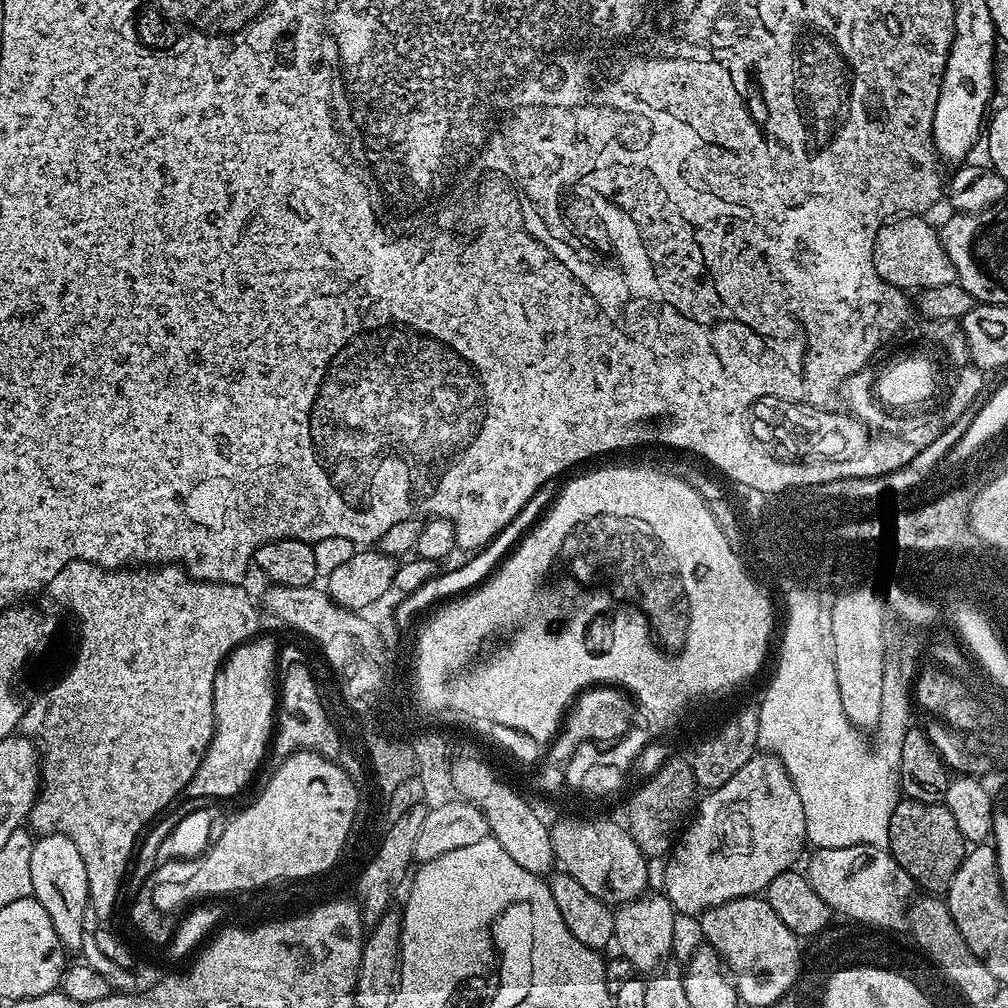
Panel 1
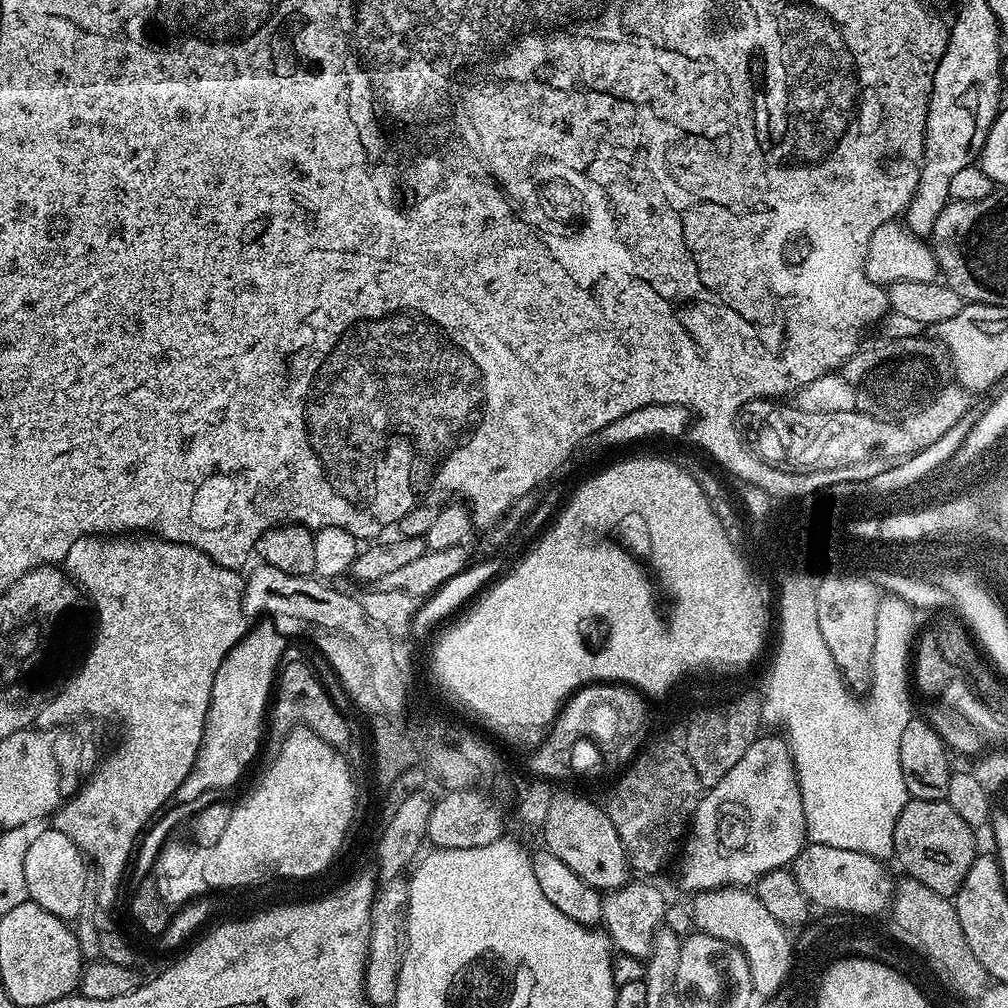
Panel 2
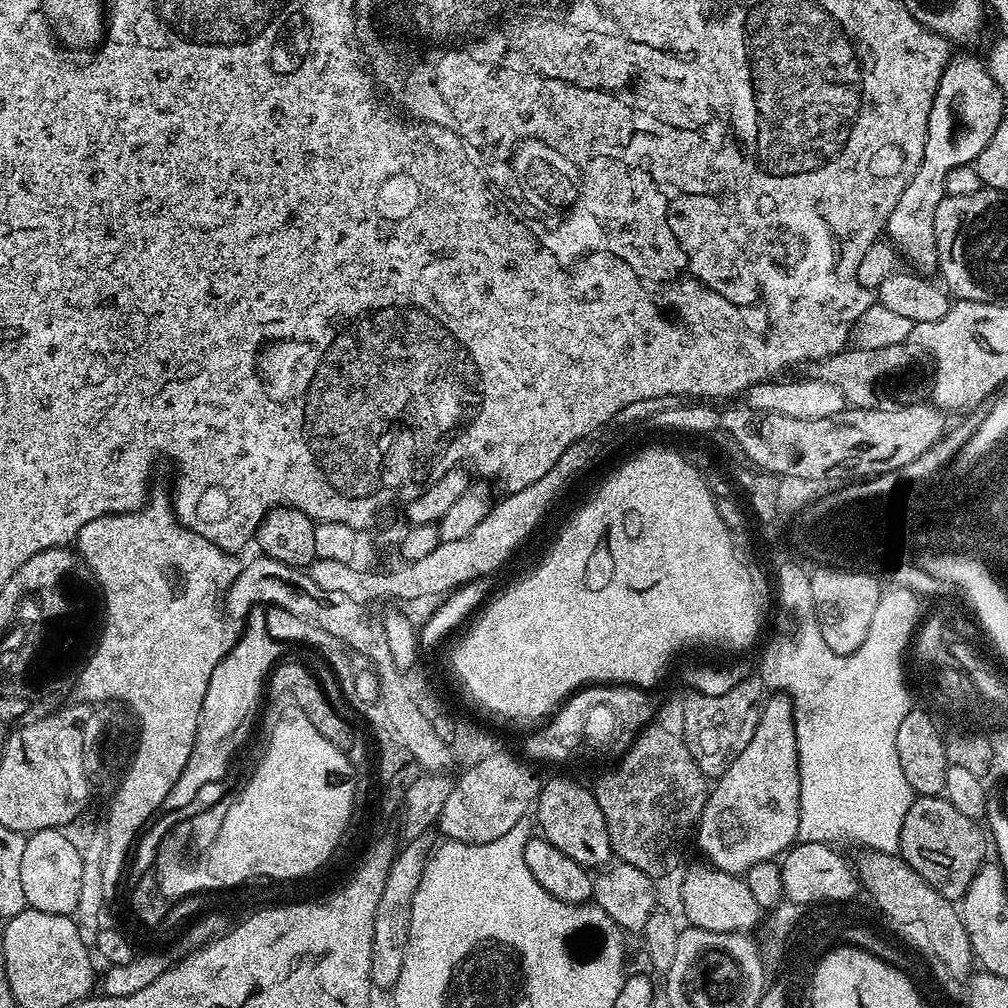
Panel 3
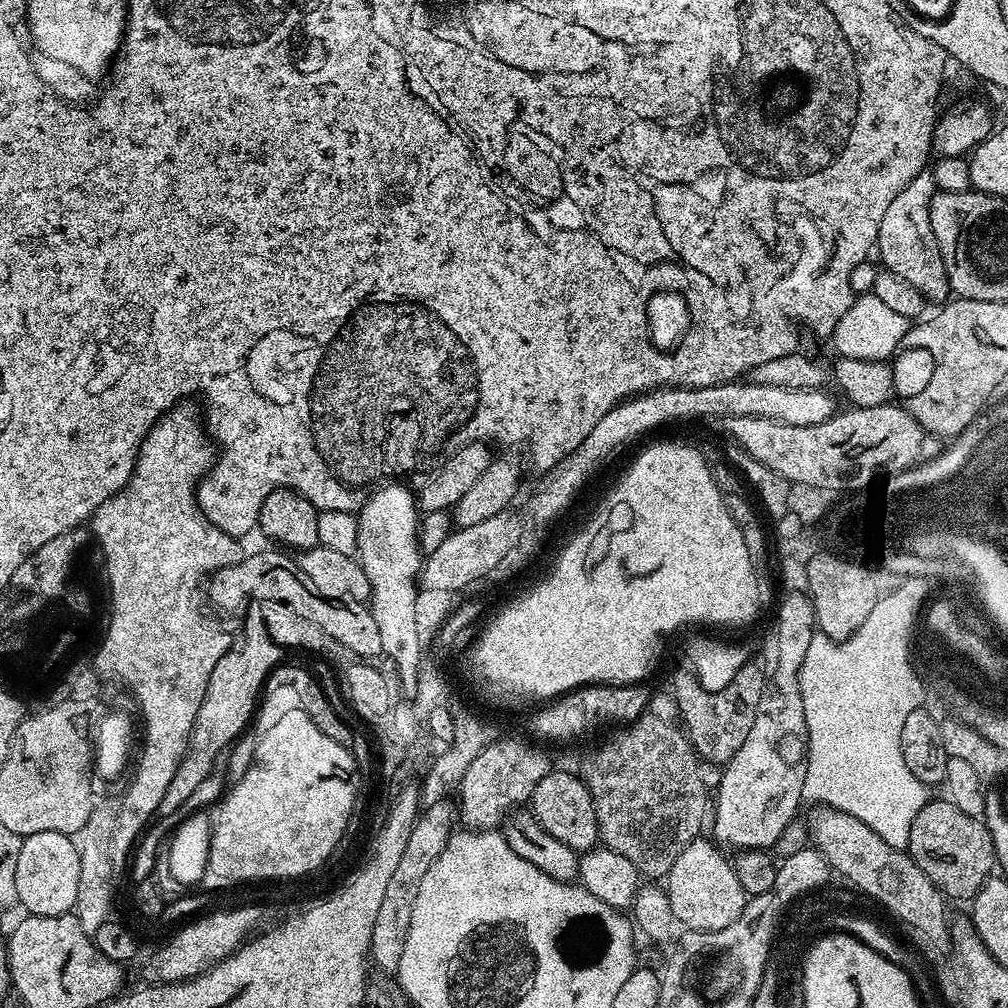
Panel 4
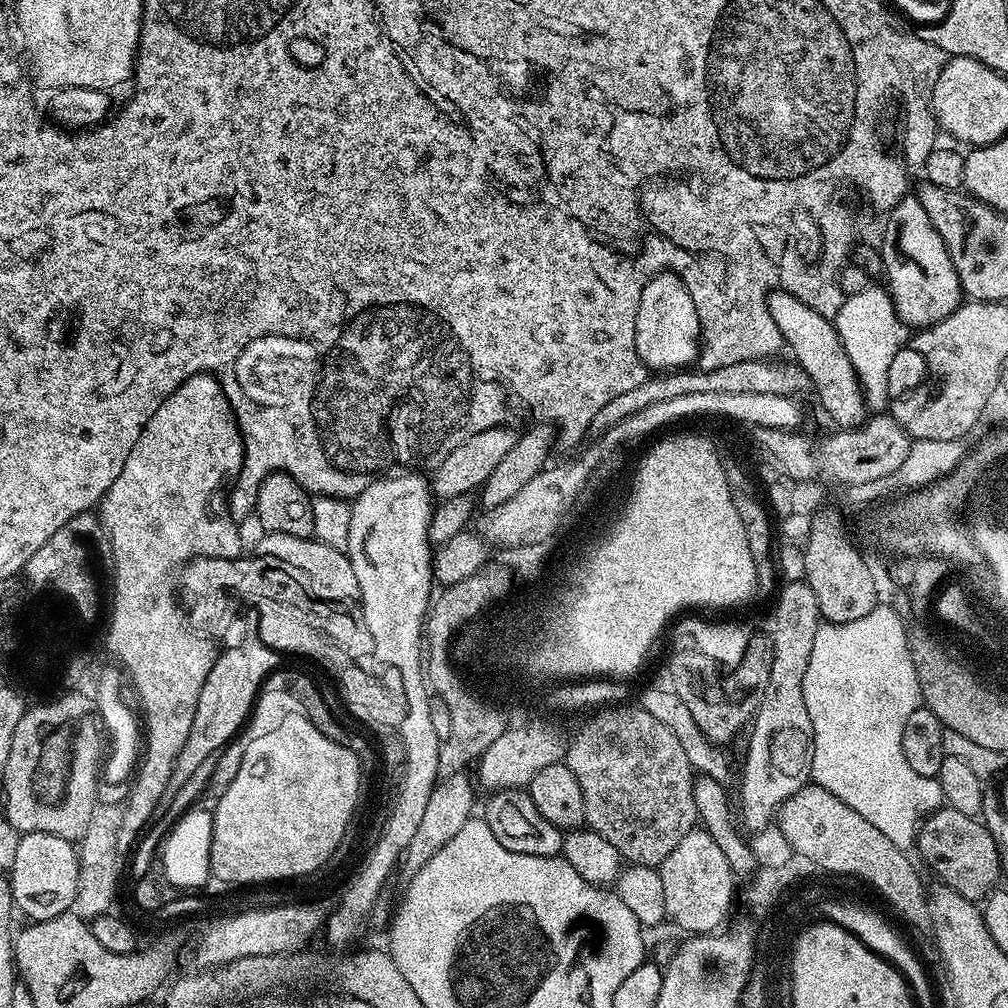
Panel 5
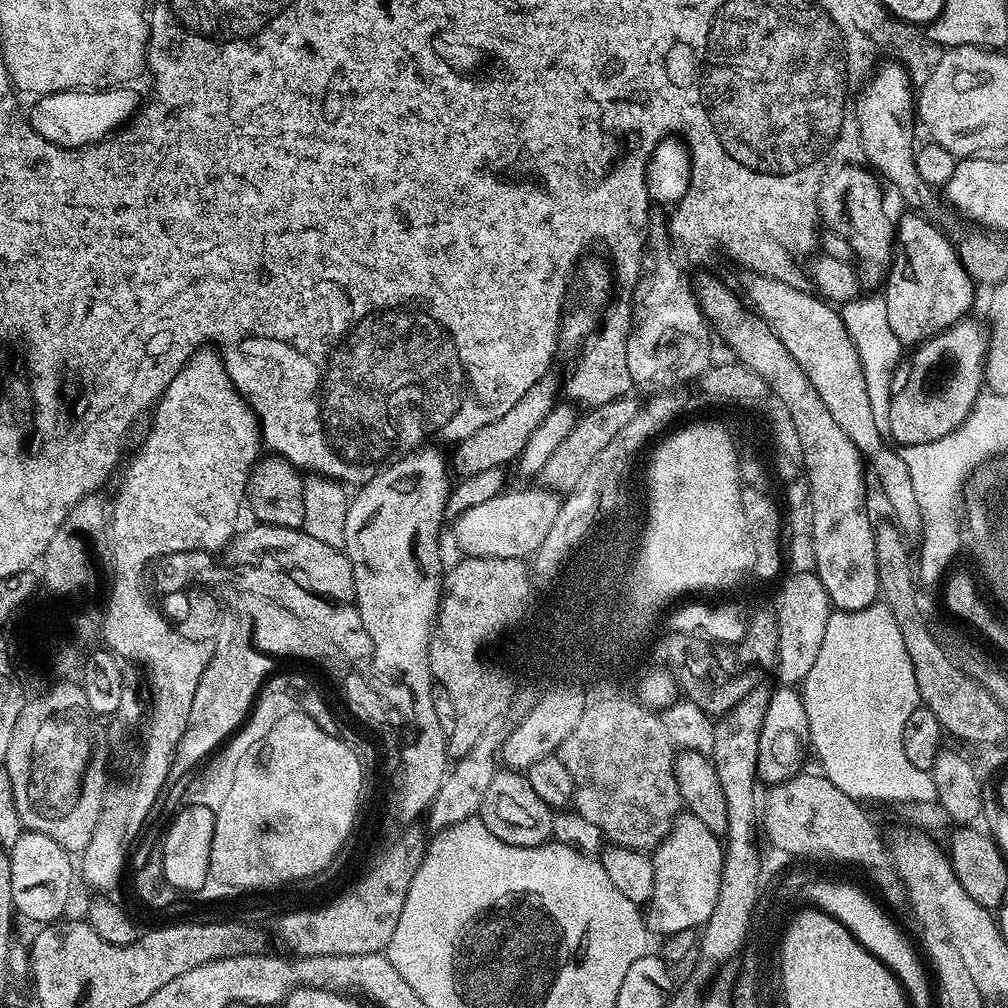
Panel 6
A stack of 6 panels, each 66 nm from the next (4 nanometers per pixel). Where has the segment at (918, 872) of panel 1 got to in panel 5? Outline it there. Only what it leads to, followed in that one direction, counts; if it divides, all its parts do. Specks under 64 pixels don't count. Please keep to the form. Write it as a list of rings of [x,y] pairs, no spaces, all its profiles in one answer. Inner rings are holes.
[[[947,806],[937,808],[921,823],[914,848],[920,851],[921,858],[943,887],[973,902],[983,901],[997,887],[996,879],[1002,875],[1000,851],[988,825],[983,819],[967,816]]]

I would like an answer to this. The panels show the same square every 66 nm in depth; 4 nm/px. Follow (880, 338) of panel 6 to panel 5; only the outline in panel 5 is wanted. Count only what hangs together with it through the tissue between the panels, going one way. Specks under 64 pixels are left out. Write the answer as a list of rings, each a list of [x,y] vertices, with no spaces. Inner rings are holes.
[[[870,284],[858,294],[845,297],[839,312],[832,318],[839,340],[851,365],[854,366],[860,386],[864,390],[864,400],[869,411],[882,414],[890,403],[888,390],[889,367],[898,351],[909,339],[907,325],[901,322],[893,306],[892,298],[883,286]]]

